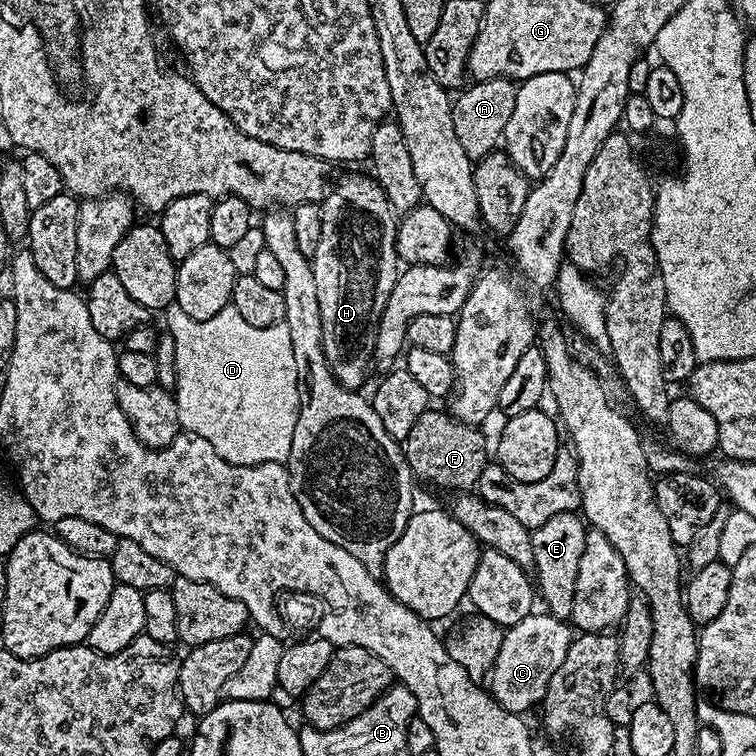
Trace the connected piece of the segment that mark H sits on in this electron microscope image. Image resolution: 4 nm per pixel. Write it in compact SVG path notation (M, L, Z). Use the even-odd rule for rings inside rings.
M352 172L349 176L344 176L340 181L331 185L330 191L320 201L320 213L322 214L322 238L318 238L318 246L316 253L310 259L312 261L312 269L314 270L314 283L318 289L318 306L322 313L322 346L326 354L326 362L330 366L330 370L334 374L334 378L344 388L353 390L363 389L364 379L368 376L368 367L371 369L374 364L372 351L376 345L376 331L380 325L382 318L382 310L386 310L386 298L390 298L390 290L394 290L394 282L398 275L398 257L396 254L396 225L397 217L394 215L394 209L388 202L388 196L380 189L380 185L376 183L371 175L359 176L358 173Z

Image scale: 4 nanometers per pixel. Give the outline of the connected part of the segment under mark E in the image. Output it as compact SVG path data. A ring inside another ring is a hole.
M576 512L554 514L554 518L542 522L542 526L531 529L534 546L534 584L538 596L544 599L543 607L548 615L571 621L574 610L574 582L578 582L578 561L582 550L586 550L586 534L589 529ZM536 572L536 576L535 576Z

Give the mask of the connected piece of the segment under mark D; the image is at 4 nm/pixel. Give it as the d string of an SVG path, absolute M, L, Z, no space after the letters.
M172 303L166 309L166 316L168 316L166 331L172 335L174 346L177 347L177 384L174 395L181 429L198 434L198 438L206 438L206 442L210 442L210 446L214 446L216 453L228 464L238 466L254 466L262 462L284 464L290 454L290 442L294 442L294 422L298 422L298 410L300 409L300 383L298 382L298 370L294 370L294 349L290 346L290 330L286 330L284 323L267 326L266 329L250 326L250 322L243 320L242 314L238 314L231 306L214 314L214 318L195 320L190 318L190 314L186 314L179 306Z

